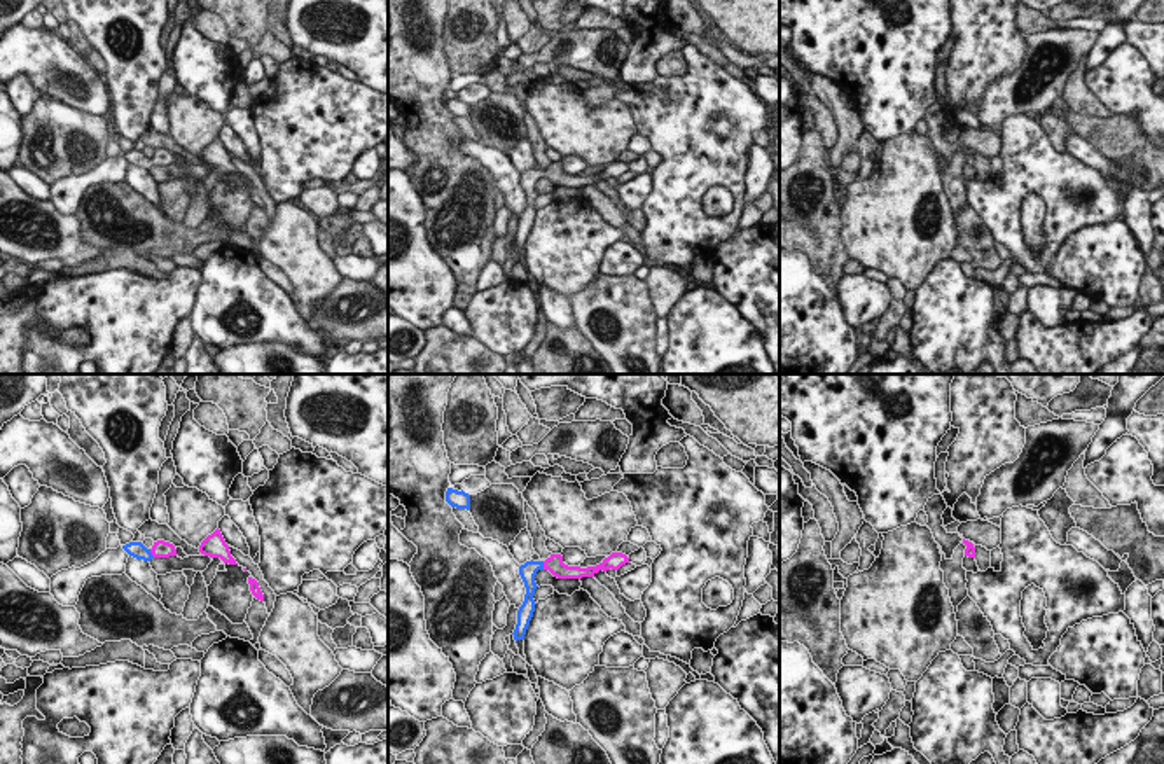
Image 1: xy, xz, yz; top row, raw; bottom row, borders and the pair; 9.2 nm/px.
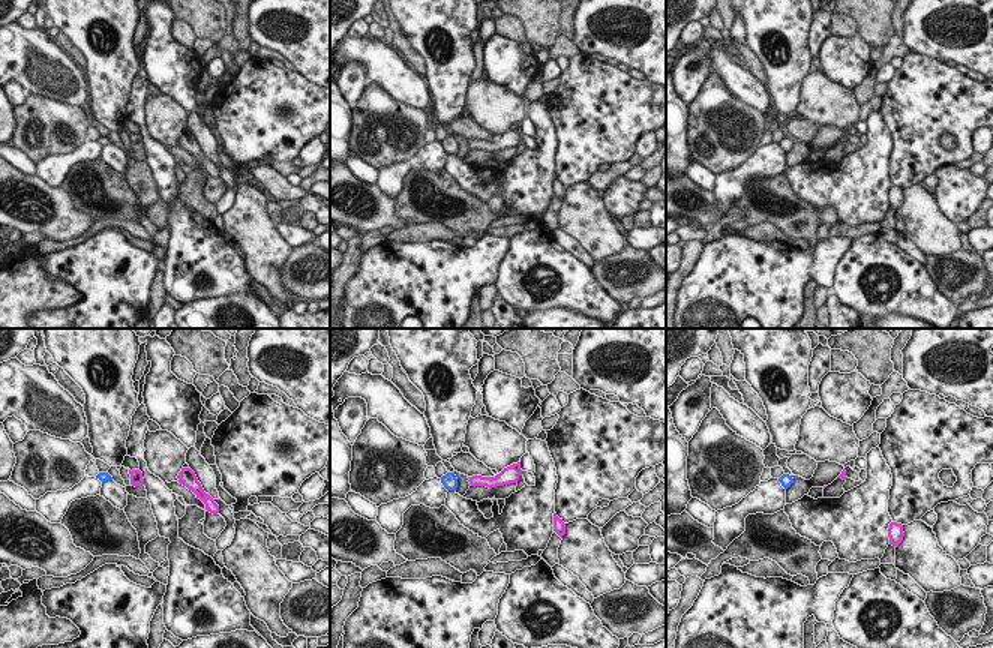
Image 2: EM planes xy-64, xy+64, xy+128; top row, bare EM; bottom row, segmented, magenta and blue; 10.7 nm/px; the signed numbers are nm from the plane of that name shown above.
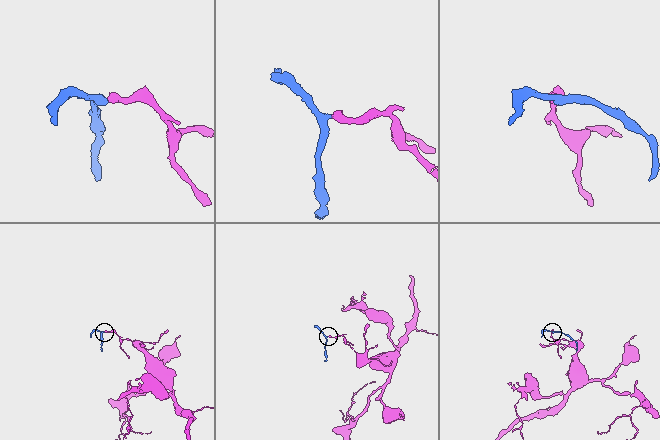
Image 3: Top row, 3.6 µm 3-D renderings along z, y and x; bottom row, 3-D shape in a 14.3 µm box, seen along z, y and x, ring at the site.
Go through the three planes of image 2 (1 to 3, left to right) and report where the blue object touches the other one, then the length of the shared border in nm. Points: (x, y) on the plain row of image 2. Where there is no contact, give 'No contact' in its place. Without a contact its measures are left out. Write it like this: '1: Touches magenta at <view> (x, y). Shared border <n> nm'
1: No contact
2: No contact
3: No contact.

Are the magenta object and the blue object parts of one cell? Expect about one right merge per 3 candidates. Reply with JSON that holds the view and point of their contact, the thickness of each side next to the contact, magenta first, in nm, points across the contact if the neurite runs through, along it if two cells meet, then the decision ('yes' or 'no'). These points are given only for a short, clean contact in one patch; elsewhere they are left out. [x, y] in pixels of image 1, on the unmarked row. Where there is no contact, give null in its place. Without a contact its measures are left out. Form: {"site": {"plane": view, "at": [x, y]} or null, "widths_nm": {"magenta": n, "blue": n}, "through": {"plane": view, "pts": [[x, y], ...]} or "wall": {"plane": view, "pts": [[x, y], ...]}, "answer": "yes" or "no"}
{"site": {"plane": "xy", "at": [151, 159]}, "widths_nm": {"magenta": 160, "blue": 160}, "through": {"plane": "xy", "pts": [[159, 158], [151, 159], [137, 158]]}, "answer": "yes"}

